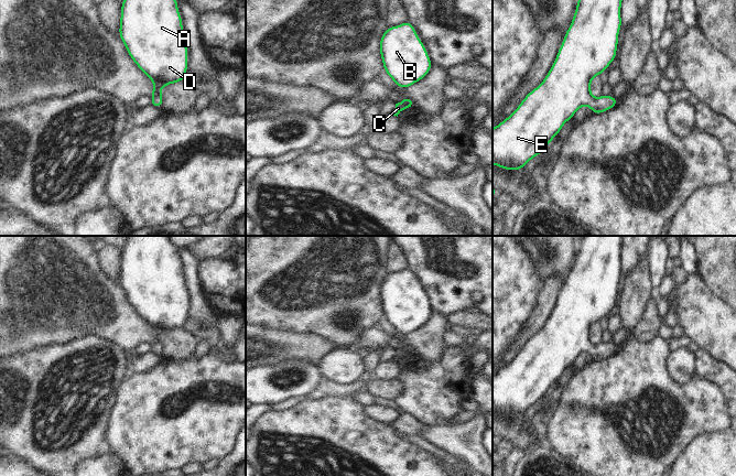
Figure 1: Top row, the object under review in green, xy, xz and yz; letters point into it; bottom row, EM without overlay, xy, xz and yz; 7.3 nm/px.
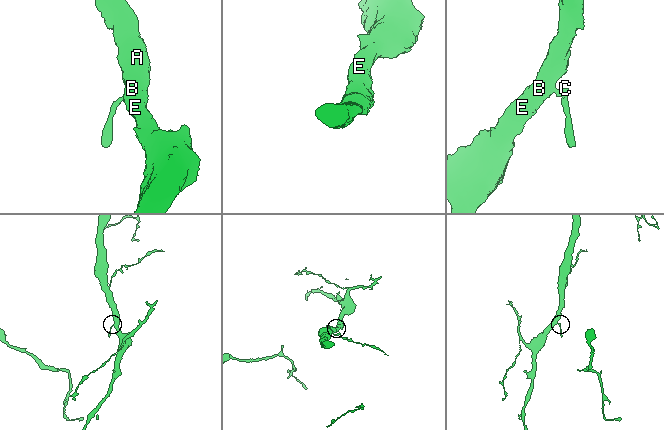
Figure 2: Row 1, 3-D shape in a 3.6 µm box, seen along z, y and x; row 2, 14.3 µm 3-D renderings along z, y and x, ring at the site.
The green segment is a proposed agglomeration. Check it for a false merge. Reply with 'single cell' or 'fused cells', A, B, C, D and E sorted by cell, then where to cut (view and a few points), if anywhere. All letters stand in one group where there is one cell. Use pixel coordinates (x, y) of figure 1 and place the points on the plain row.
single cell; A B C D E; no cut

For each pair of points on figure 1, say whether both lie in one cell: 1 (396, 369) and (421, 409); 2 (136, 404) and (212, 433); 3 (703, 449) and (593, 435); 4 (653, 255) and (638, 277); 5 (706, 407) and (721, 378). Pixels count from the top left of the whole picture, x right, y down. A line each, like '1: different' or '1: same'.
1: different
2: same
3: different
4: different
5: different

